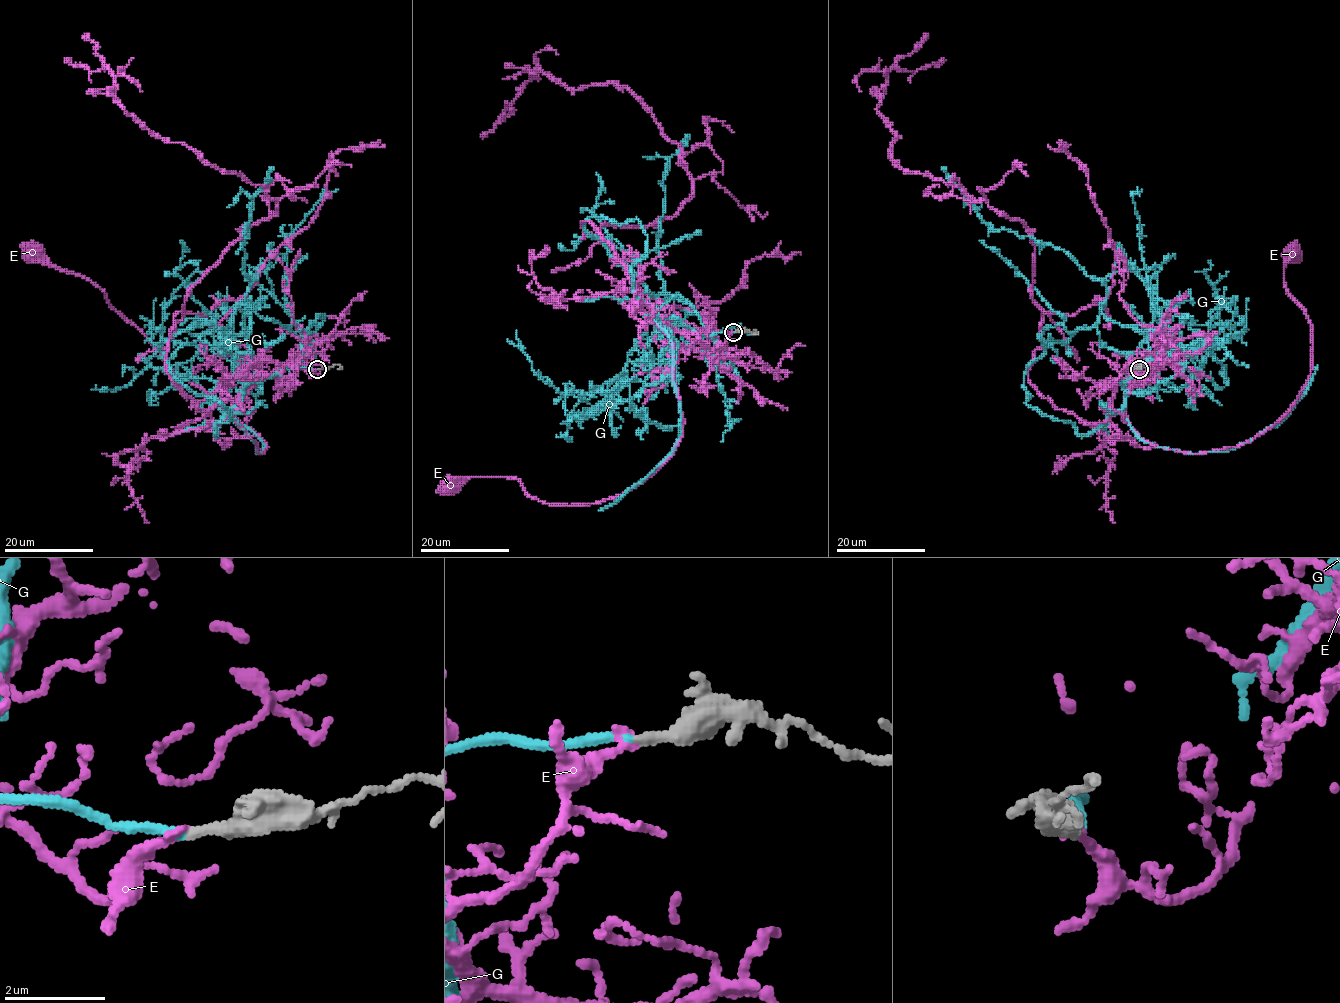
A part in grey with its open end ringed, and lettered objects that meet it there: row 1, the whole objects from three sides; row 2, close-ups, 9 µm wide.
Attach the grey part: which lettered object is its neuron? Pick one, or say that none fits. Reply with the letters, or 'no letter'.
G

